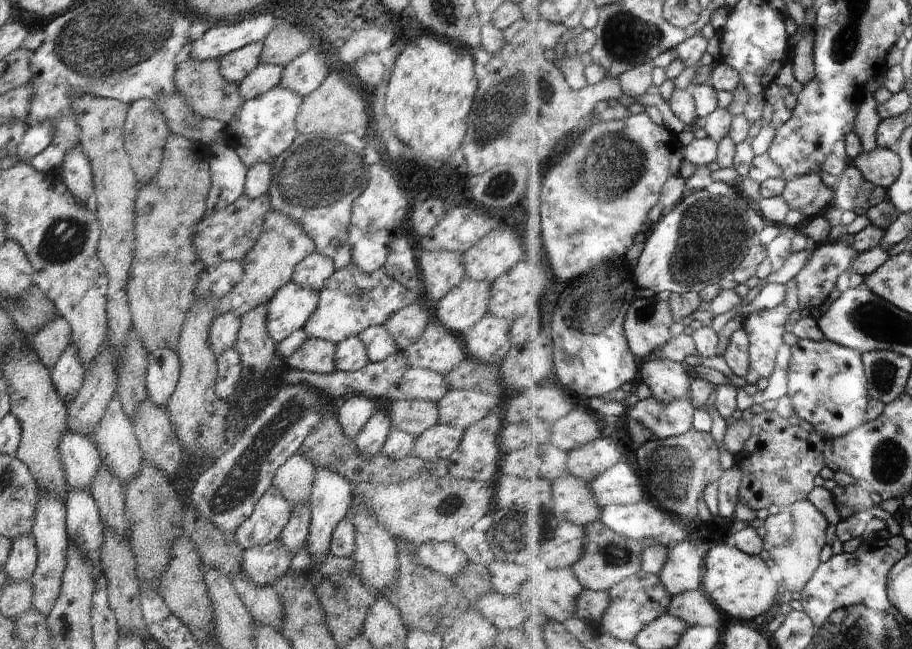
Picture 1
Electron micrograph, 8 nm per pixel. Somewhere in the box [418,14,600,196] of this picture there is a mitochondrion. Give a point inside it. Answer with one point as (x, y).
(494, 121)

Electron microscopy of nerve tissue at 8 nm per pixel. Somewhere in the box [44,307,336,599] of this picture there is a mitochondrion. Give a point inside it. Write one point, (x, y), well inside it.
(241, 481)

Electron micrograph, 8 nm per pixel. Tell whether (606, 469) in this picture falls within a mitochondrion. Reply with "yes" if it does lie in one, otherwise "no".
no

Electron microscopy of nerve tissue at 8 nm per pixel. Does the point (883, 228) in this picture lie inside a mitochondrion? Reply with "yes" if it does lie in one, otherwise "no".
no

